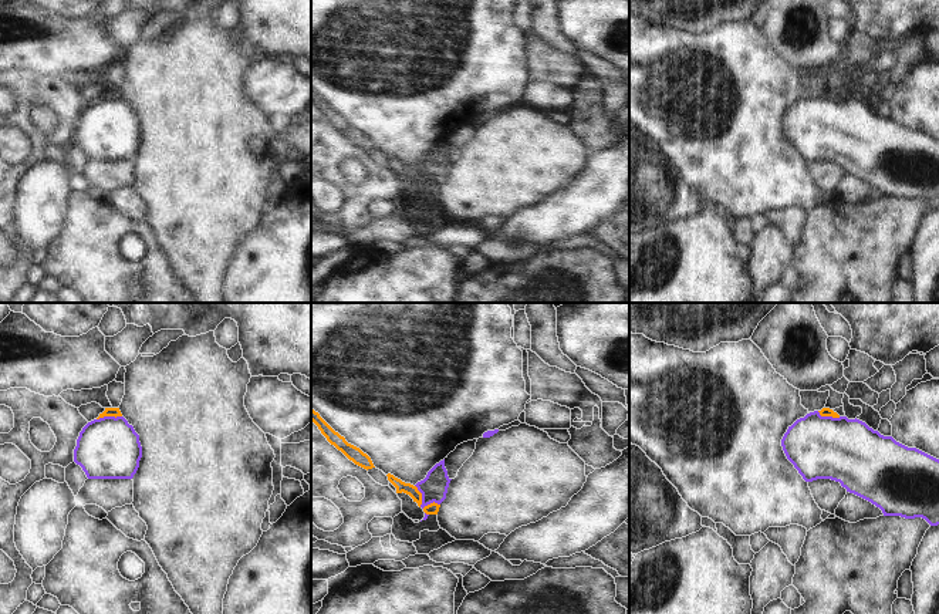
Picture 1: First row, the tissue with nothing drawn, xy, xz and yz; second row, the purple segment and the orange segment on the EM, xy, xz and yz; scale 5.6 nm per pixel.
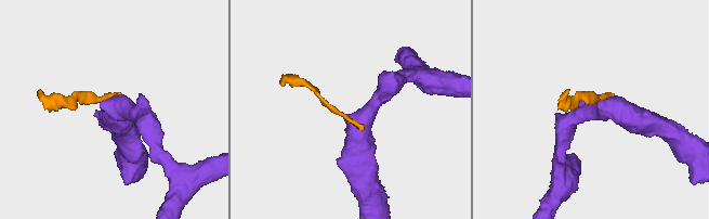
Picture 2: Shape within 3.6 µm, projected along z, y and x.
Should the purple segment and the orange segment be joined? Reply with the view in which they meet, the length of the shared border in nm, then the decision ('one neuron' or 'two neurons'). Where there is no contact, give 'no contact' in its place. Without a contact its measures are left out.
xz | 180 nm | two neurons

